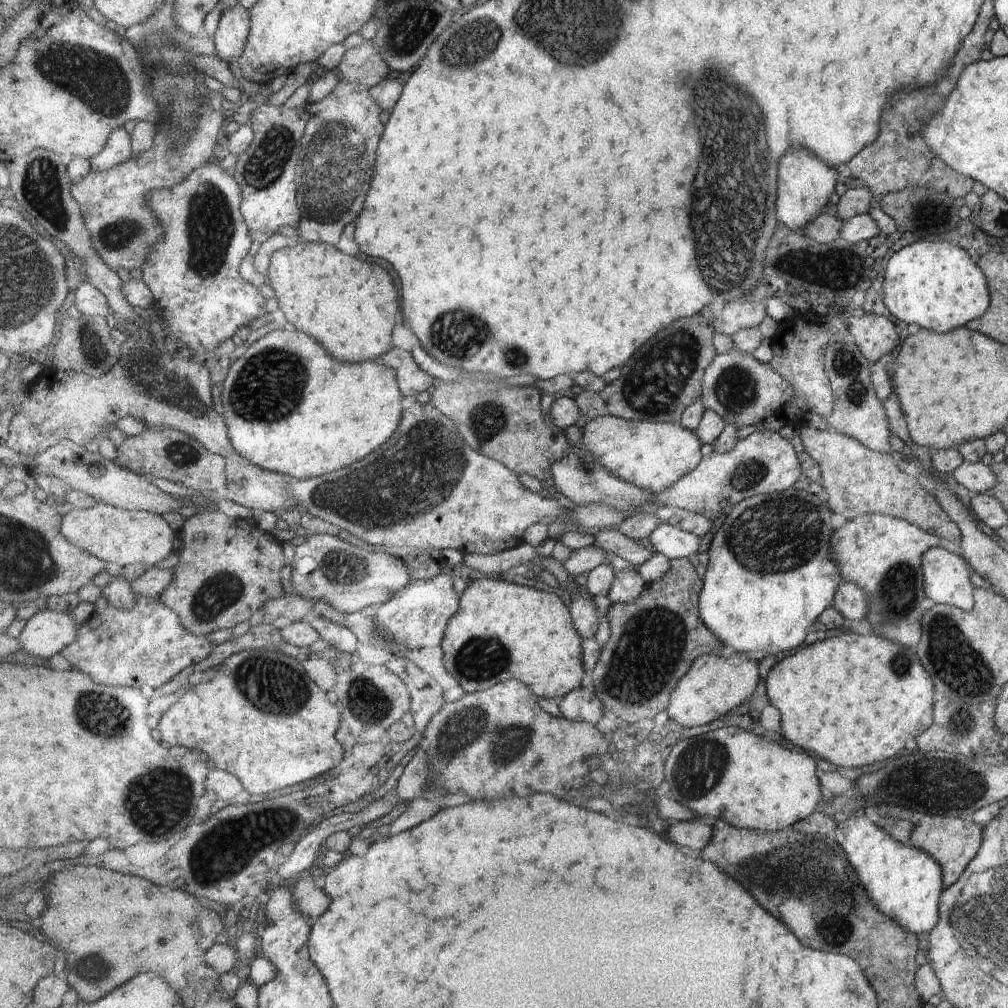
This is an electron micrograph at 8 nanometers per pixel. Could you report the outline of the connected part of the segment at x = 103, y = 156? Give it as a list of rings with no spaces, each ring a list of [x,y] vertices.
[[[121,127],[111,133],[106,147],[90,161],[93,170],[106,171],[128,161],[131,157],[131,135]]]

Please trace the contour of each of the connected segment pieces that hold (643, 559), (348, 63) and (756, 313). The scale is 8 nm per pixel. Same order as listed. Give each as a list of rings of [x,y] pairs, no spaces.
[[[603,528],[595,532],[593,545],[597,545],[609,554],[615,554],[623,560],[630,562],[633,566],[643,566],[650,561],[655,554],[654,549],[650,550],[640,544],[640,541],[629,538],[618,528]]]
[[[364,41],[347,50],[337,70],[339,81],[361,83],[369,88],[393,76],[391,65],[373,41]]]
[[[743,299],[725,303],[712,324],[715,333],[730,337],[739,329],[757,327],[764,316],[763,301],[754,303]]]

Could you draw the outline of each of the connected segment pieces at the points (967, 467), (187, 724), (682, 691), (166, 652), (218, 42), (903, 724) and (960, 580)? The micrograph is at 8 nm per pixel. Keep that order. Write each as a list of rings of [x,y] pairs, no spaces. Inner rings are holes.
[[[981,461],[971,464],[962,462],[950,472],[949,478],[955,484],[961,484],[963,488],[976,494],[986,493],[995,484],[992,470],[989,470],[988,465],[984,465]]]
[[[251,650],[251,652],[241,651],[239,654],[235,653],[227,659],[227,664],[221,666],[217,670],[218,675],[208,683],[200,684],[199,686],[188,686],[184,690],[184,695],[169,708],[169,710],[161,717],[158,723],[159,730],[163,734],[163,740],[169,742],[171,746],[187,746],[187,752],[189,748],[193,748],[195,752],[203,751],[211,760],[214,761],[214,766],[217,769],[223,769],[231,774],[234,774],[244,784],[245,790],[253,795],[266,795],[283,790],[287,787],[297,787],[295,784],[306,783],[314,778],[323,776],[335,767],[338,767],[343,760],[343,746],[337,742],[335,734],[339,730],[341,722],[341,708],[339,704],[333,706],[327,698],[327,694],[317,688],[317,684],[313,682],[312,678],[309,678],[307,671],[301,666],[299,660],[291,658],[286,654],[277,651],[265,652],[265,650]]]
[[[727,652],[726,656],[699,655],[690,671],[679,681],[671,697],[666,713],[669,716],[671,727],[693,728],[699,724],[707,724],[714,721],[717,716],[723,716],[732,708],[738,707],[748,696],[753,695],[757,684],[757,664],[753,660],[748,660],[743,653]]]
[[[137,593],[137,602],[136,607],[133,610],[117,610],[117,608],[113,606],[109,606],[109,610],[105,610],[105,612],[99,612],[95,614],[93,618],[91,617],[87,620],[80,628],[77,642],[73,642],[64,648],[60,654],[66,658],[73,668],[77,668],[80,671],[86,672],[90,674],[93,680],[99,682],[99,684],[109,684],[109,686],[115,687],[133,687],[133,688],[143,688],[143,686],[151,686],[151,688],[161,688],[161,686],[165,686],[169,680],[173,680],[175,676],[179,673],[182,673],[187,666],[193,666],[194,664],[203,662],[206,658],[211,656],[211,653],[214,651],[215,646],[213,644],[209,644],[209,640],[207,640],[206,636],[203,635],[194,635],[191,634],[183,625],[182,621],[179,618],[179,615],[167,605],[164,605],[160,600],[160,597],[146,597],[145,595],[139,595]]]
[[[241,3],[221,14],[213,40],[224,61],[235,61],[243,54],[250,38],[251,27],[250,11]]]
[[[843,633],[815,641],[782,658],[766,674],[768,702],[781,714],[781,736],[793,746],[813,752],[838,767],[857,769],[863,765],[886,761],[904,752],[905,742],[929,728],[935,690],[927,672],[919,666],[909,648],[901,648],[872,635]]]
[[[942,547],[928,548],[920,558],[924,596],[934,604],[951,605],[969,612],[972,590],[966,561]]]

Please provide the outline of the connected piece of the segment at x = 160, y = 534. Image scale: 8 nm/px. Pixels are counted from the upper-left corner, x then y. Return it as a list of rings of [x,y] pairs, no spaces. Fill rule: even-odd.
[[[99,502],[93,508],[73,508],[64,514],[62,531],[74,545],[101,560],[121,567],[146,564],[152,568],[153,564],[165,558],[170,552],[175,553],[172,549],[173,538],[179,536],[179,533],[171,530],[161,515],[149,511],[128,511]]]

